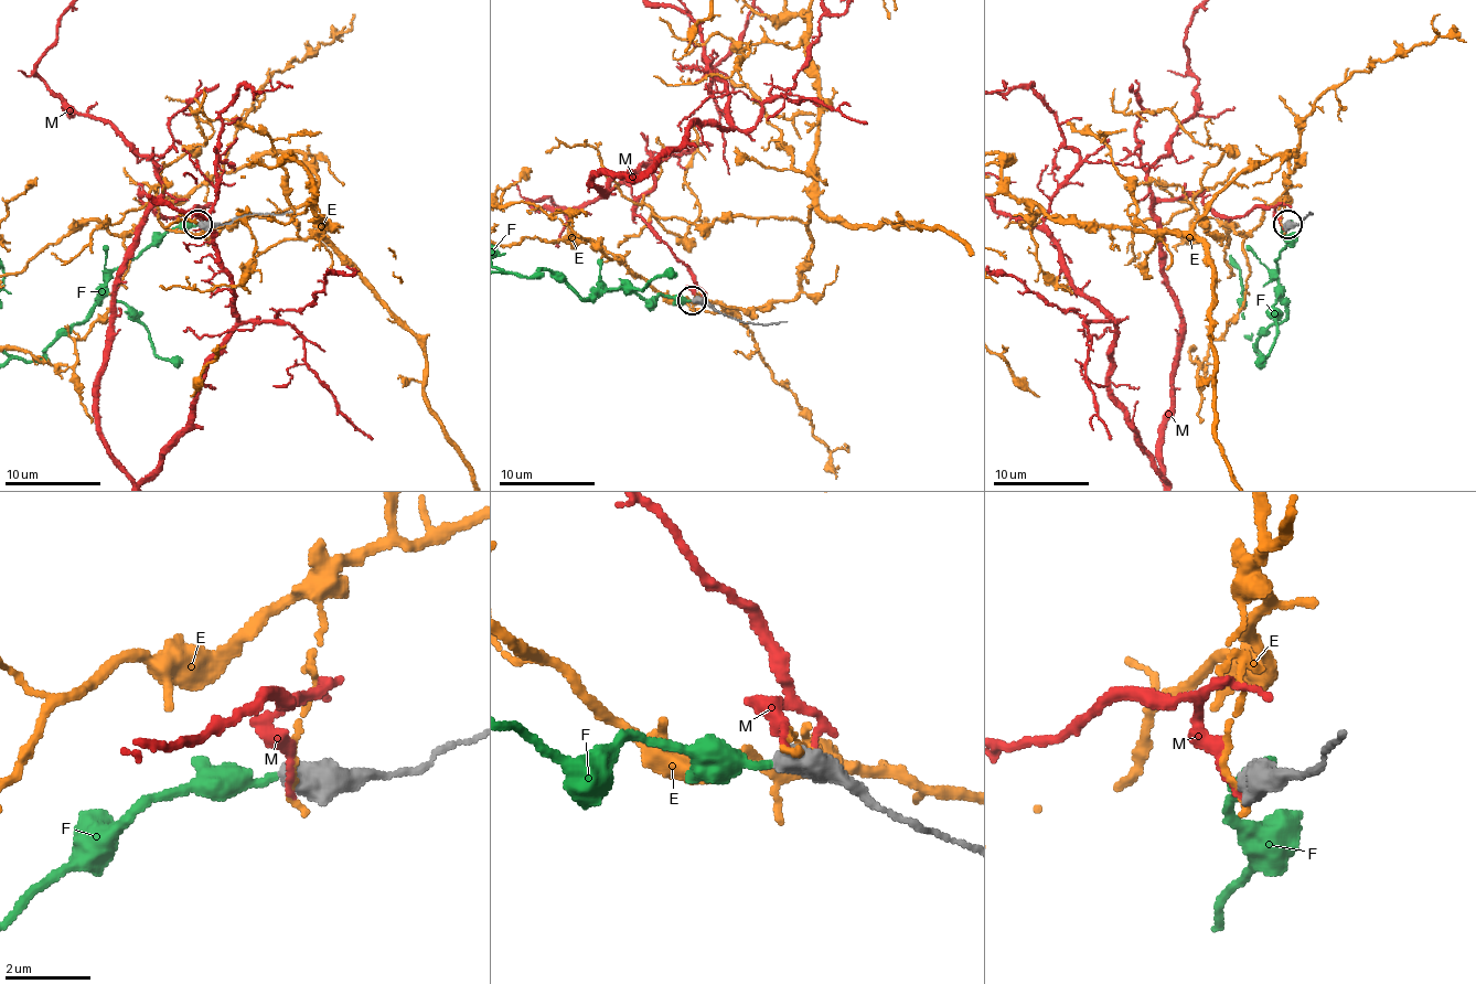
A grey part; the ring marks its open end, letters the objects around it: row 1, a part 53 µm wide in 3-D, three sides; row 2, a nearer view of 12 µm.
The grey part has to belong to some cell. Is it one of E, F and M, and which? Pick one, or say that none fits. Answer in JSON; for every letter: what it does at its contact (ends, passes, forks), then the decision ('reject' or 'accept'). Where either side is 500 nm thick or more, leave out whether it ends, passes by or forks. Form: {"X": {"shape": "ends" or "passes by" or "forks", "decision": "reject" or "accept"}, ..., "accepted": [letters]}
{"E": {"decision": "reject"}, "F": {"decision": "accept"}, "M": {"decision": "reject"}, "accepted": ["F"]}

